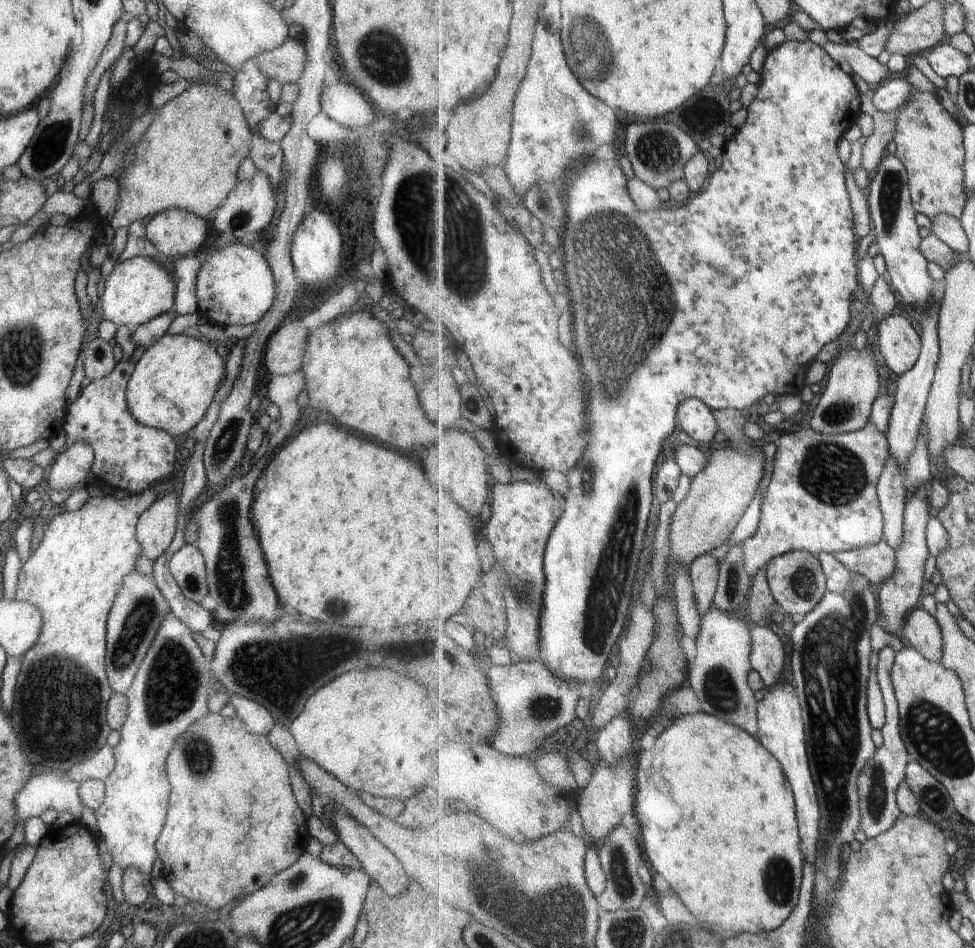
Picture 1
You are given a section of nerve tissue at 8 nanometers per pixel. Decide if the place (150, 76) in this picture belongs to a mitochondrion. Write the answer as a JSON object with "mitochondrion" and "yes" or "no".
{"mitochondrion":"no"}

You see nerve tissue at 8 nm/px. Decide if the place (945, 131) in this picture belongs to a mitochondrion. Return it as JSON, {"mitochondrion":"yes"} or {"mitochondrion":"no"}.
{"mitochondrion":"no"}

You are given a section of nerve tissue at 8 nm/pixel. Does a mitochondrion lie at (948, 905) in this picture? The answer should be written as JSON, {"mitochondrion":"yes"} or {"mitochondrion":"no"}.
{"mitochondrion":"no"}

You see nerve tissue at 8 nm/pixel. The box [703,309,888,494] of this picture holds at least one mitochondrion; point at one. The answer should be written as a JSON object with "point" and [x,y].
{"point":[838,413]}

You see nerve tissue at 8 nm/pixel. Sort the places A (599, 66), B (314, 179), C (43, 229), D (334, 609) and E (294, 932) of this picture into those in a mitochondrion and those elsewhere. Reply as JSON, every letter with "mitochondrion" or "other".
{"A":"mitochondrion","B":"other","C":"other","D":"other","E":"mitochondrion"}

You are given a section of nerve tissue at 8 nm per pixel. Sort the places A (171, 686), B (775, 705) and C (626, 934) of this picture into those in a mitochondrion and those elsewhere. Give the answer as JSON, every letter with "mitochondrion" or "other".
{"A":"mitochondrion","B":"other","C":"mitochondrion"}

